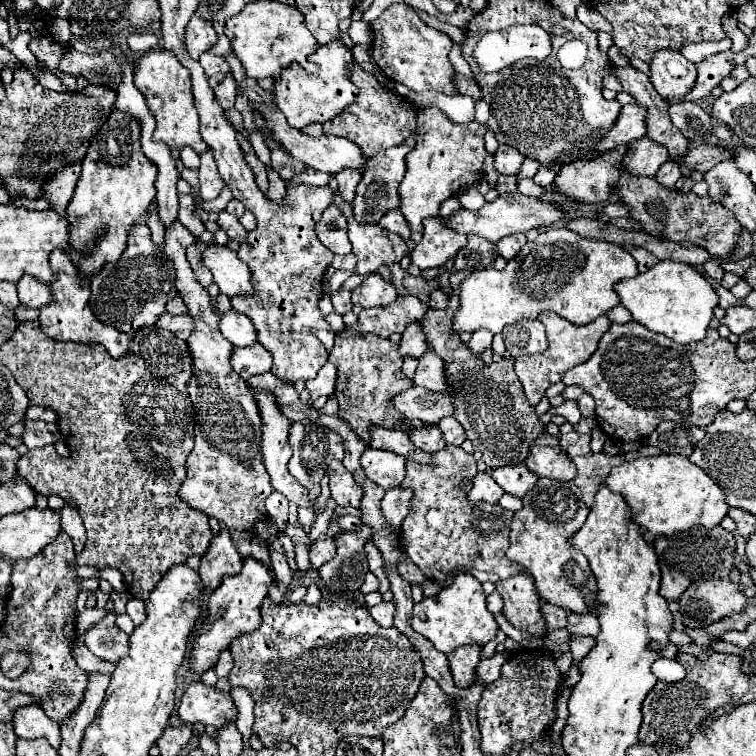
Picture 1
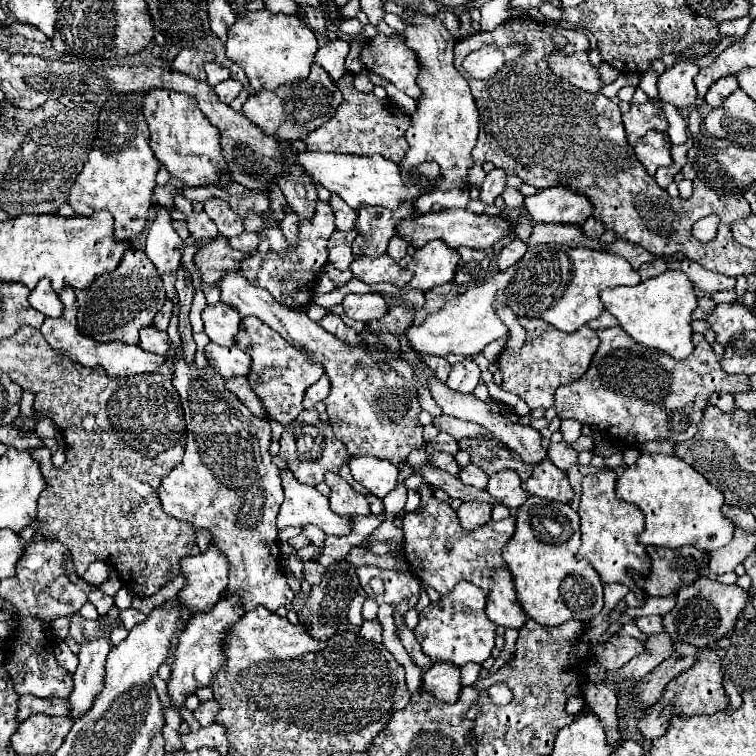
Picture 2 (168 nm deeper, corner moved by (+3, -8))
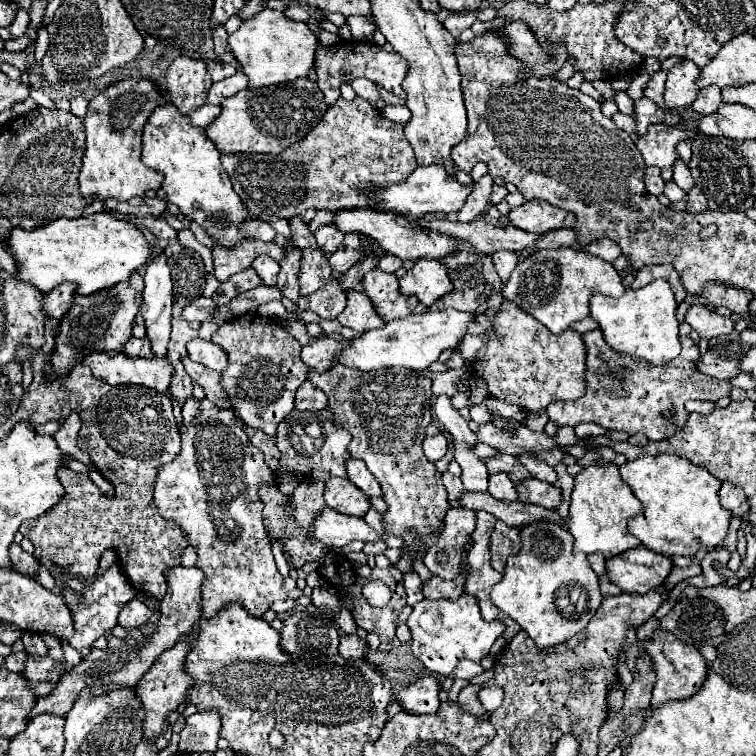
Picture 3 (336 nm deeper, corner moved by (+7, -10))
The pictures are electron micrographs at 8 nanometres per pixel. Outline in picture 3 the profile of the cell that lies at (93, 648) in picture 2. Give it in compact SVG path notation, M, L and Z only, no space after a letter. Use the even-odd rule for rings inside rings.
M116 561L110 569L96 573L94 581L86 581L80 575L72 575L70 571L62 569L60 577L54 579L56 587L62 591L62 597L68 605L68 609L72 611L72 621L74 621L74 635L68 641L74 649L78 649L82 655L88 655L92 649L92 643L104 635L108 629L114 629L114 625L118 623L118 615L122 611L122 607L134 599L136 591L134 587L128 583L128 577L124 575L124 569L120 567L120 563Z

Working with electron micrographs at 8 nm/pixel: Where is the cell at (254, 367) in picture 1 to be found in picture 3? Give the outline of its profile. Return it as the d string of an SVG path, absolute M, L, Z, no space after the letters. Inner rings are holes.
M192 339L186 343L186 349L188 349L188 357L196 363L202 363L204 367L208 369L214 369L218 373L222 373L228 365L228 359L226 359L226 353L214 345L212 341L204 341L204 339Z

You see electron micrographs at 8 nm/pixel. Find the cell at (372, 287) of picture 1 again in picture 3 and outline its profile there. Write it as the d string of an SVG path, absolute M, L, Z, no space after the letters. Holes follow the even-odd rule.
M350 291L346 299L346 309L338 317L338 321L354 331L368 331L368 329L380 329L384 327L382 317L374 311L368 297L364 297L362 291Z

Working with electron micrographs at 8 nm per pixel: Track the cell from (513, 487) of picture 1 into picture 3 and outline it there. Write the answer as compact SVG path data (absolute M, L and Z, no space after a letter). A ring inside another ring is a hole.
M494 473L494 475L490 475L488 493L492 497L496 497L496 499L502 499L502 501L516 501L518 499L514 483L510 481L510 477L506 473Z

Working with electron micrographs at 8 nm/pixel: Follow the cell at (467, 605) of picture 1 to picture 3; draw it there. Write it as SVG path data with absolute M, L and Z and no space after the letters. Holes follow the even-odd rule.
M464 593L458 601L448 601L448 599L440 599L440 601L420 601L414 605L410 617L406 619L406 625L412 633L412 653L416 659L420 659L420 663L438 675L450 677L456 663L462 659L472 659L476 663L480 663L490 647L494 645L494 641L504 633L504 623L500 619L496 621L484 621L480 615L480 607L478 601Z

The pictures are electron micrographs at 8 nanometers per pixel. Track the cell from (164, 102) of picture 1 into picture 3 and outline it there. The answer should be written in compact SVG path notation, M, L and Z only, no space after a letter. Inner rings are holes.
M172 103L156 107L146 121L142 137L142 163L164 175L162 189L166 191L166 199L178 205L186 221L196 221L214 239L214 243L224 249L232 249L246 239L238 225L246 221L248 209L232 189L228 173L220 163L220 151L204 135L204 131L190 125L190 121Z

